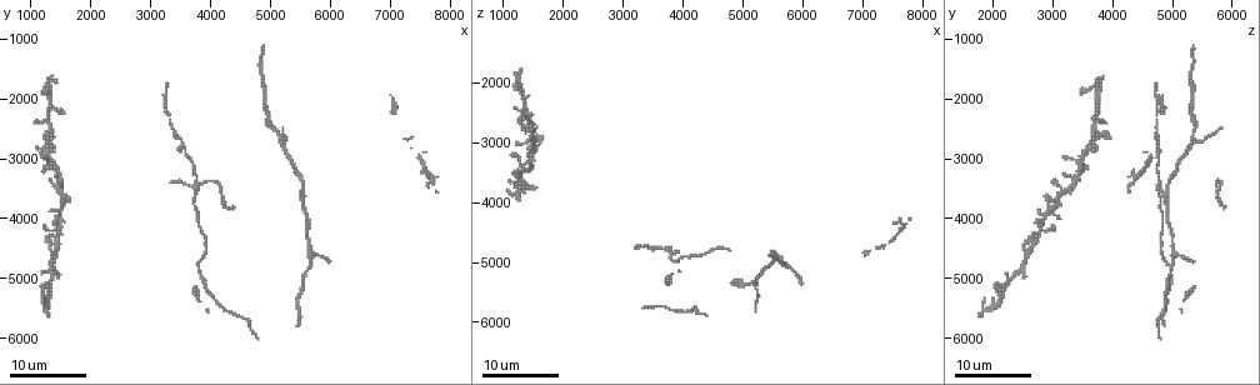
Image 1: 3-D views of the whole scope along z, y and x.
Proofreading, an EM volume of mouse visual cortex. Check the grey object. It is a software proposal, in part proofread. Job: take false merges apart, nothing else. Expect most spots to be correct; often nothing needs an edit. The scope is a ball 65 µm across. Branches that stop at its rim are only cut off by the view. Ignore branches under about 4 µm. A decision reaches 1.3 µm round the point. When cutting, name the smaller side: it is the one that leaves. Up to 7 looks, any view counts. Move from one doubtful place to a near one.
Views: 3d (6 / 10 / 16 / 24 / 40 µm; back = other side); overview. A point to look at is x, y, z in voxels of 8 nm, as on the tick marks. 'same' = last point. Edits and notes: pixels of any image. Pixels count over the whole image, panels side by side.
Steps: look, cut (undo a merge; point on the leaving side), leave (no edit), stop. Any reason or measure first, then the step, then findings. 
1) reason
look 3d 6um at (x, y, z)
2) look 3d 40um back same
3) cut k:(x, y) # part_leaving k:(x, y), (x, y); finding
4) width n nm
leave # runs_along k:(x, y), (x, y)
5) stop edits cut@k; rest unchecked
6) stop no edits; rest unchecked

look 3d 16um at (5650, 4400, 5000)

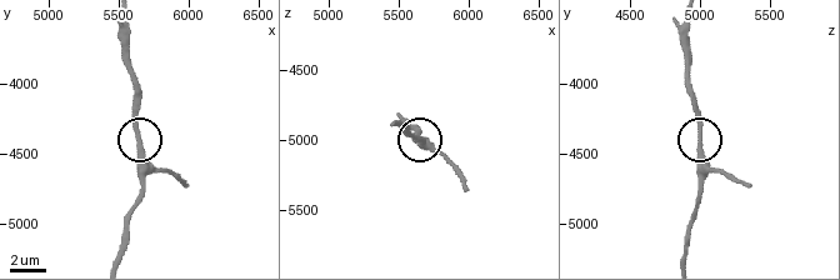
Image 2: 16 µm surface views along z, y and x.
look 3d 10um at (5640, 4360, 5000)

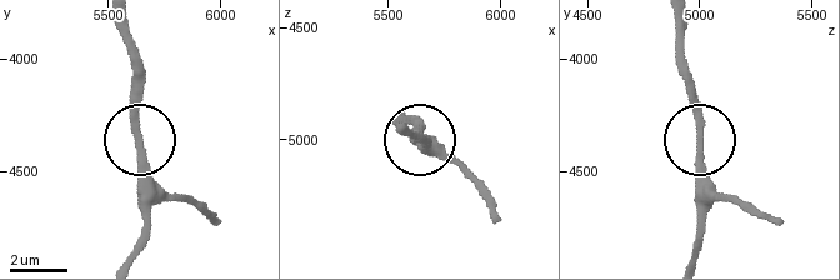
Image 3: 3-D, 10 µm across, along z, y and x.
width 270 nm
leave # continuous, no second neuron

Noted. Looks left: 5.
sudden change in width
look 3d 24um at (5550, 3800, 4900)

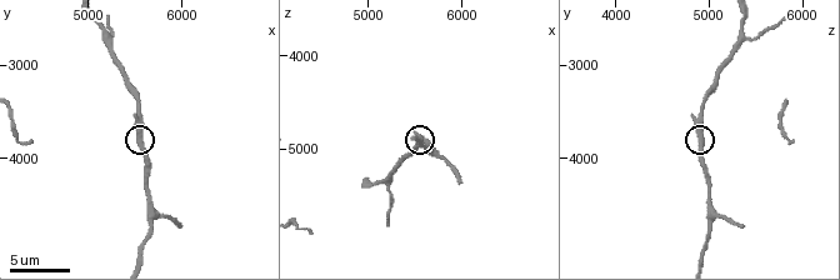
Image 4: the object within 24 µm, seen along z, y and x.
look 3d 6um at (5550, 3800, 4950)

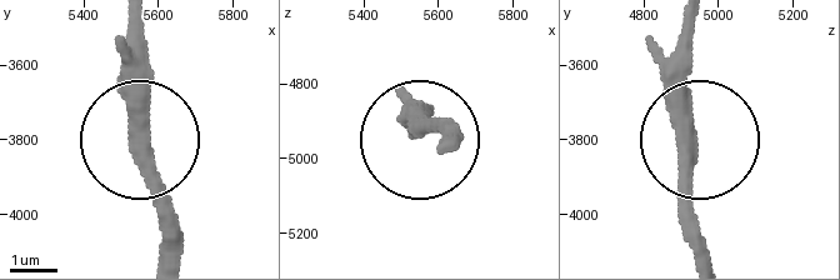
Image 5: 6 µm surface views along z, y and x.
width 380 nm
leave # runs_along 5:(705, 254), (681, 20); one neuron here

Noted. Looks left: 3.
side arm on a straight run
look 3d 16um at (5150, 2650, 5350)

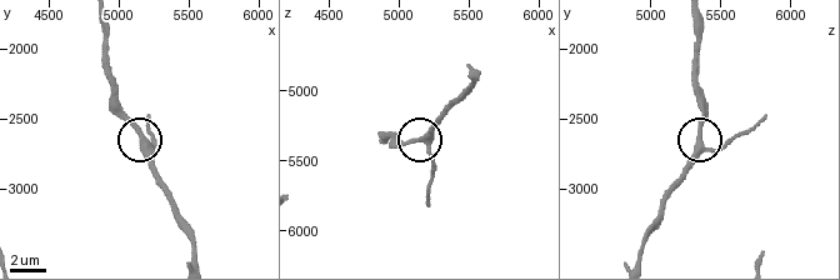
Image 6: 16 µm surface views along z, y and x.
leave # runs_along 6:(198, 259), (190, 231), (140, 138), (109, 103); continuous, no second neuron

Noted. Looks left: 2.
sudden change in width
look 3d 16um at (3250, 1950, 4750)

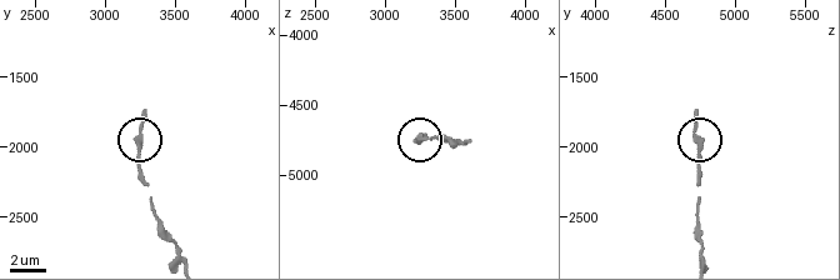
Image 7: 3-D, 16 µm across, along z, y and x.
zoom in
look 3d 10um at (3260, 1960, 4740)

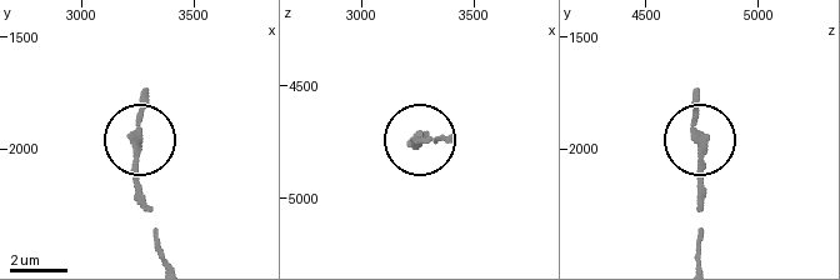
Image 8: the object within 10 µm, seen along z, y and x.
leave # runs_along 8:(163, 255), (139, 184), (139, 143); continuous, no second neuron

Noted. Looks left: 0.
stop no edits; rest unchecked

